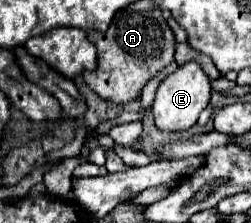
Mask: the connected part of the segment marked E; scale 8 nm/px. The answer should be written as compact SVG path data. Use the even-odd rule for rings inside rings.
M197 63L179 65L177 71L167 75L157 87L153 101L153 117L157 127L163 131L183 131L193 127L199 119L199 113L209 105L209 97L211 97L211 79L205 75L205 71L201 71Z

